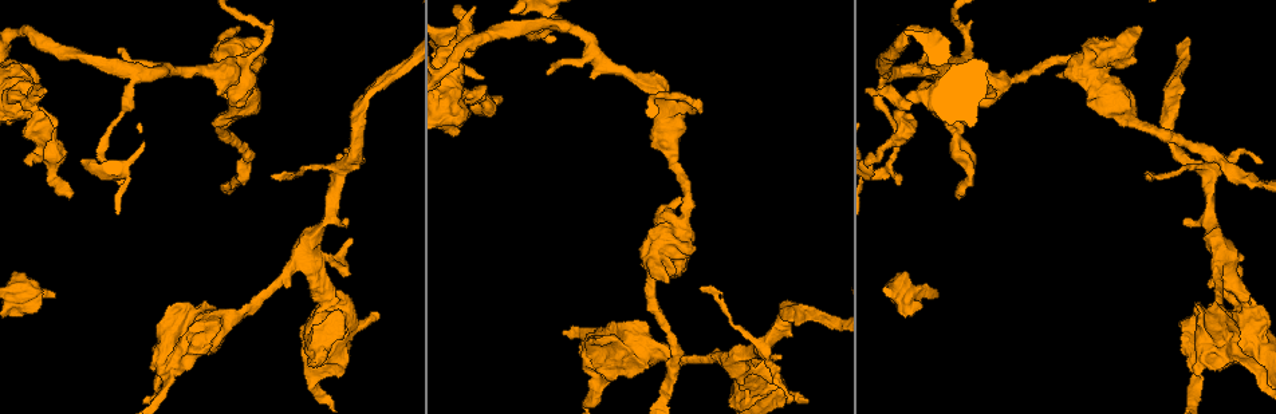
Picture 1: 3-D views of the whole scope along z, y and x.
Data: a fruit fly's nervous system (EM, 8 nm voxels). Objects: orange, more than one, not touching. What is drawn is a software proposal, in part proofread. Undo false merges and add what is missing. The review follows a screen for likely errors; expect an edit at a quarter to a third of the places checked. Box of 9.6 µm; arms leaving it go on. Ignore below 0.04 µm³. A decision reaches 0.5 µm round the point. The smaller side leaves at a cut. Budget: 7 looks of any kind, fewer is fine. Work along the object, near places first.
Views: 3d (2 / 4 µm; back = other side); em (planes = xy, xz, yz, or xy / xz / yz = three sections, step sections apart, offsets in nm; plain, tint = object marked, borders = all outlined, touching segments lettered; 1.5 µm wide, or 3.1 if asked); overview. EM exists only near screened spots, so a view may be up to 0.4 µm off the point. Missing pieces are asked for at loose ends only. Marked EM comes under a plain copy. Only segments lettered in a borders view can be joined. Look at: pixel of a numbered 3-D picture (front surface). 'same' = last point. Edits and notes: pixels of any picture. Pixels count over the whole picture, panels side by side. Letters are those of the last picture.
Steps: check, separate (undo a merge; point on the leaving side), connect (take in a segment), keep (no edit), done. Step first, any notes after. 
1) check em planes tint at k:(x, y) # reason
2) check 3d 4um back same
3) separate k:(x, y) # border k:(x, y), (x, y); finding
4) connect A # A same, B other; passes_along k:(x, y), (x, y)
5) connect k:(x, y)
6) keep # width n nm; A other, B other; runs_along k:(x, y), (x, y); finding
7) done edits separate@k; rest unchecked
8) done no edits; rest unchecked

check em planes tint at 1:(937, 297) # an open end

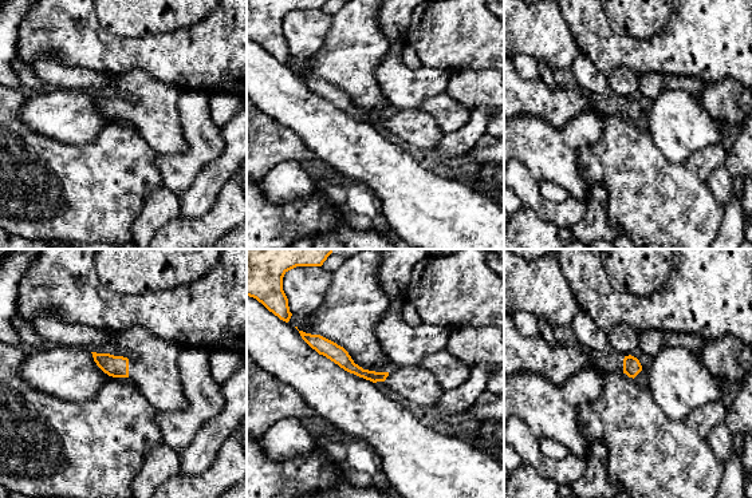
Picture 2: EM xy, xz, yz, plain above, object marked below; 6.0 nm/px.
check em planes borders same # see the neighbours

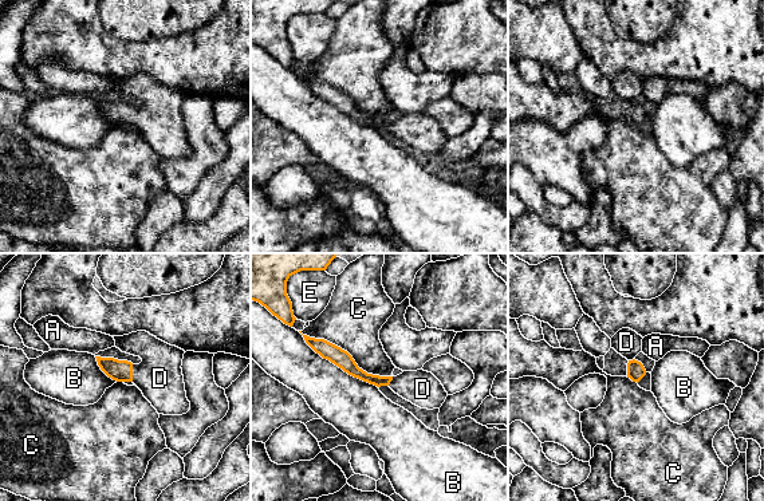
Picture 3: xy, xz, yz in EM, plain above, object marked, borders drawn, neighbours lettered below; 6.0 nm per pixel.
connect D # A other, B other, C other, D same, E other; the neuron continues

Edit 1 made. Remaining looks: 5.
check overview

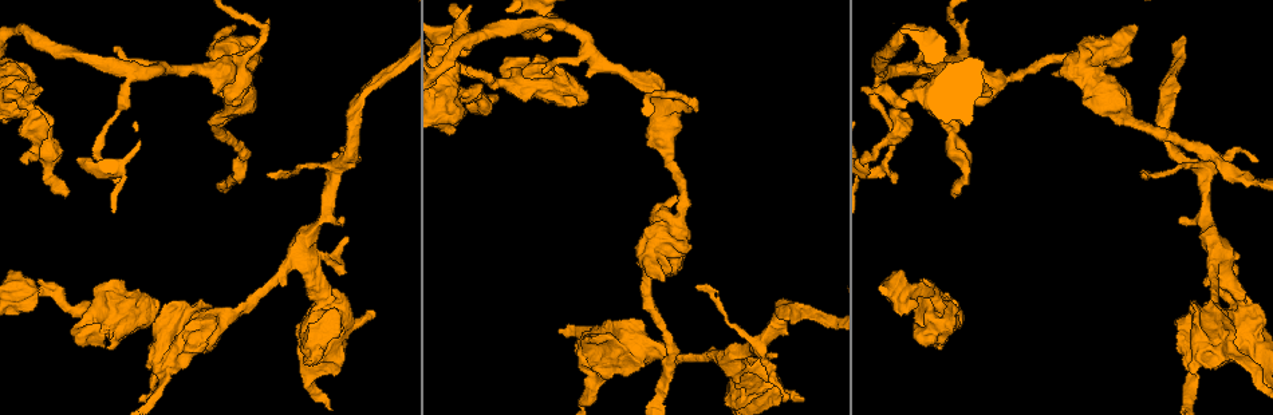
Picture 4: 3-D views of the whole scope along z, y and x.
check em planes tint at 4:(596, 385) # thick turns thin

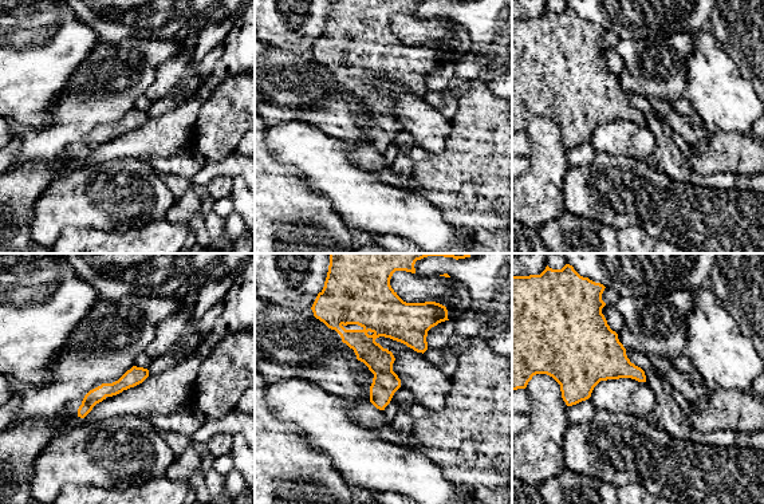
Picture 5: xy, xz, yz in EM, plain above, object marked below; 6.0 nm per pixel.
check em planes borders same # see the neighbours

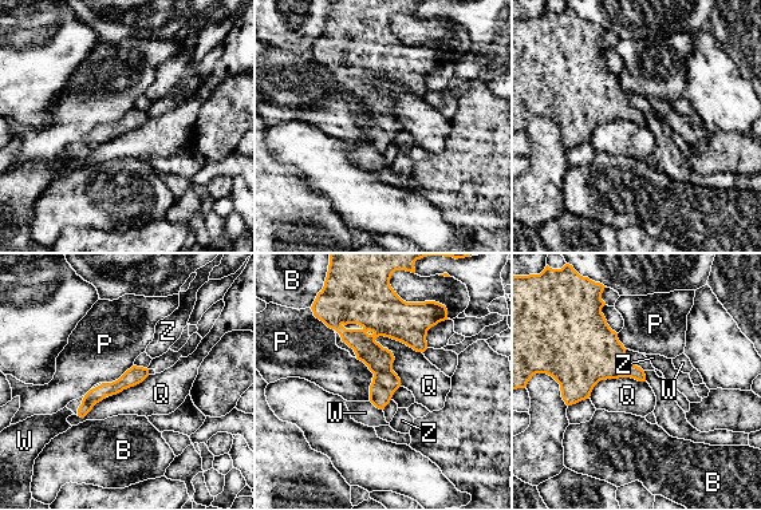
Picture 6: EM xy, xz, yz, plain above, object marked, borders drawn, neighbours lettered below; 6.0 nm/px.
keep # B other, P other, Q other, W other, Z other; border 6:(379, 335), (401, 386); continuous, no second neuron

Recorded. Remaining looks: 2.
check em xy step 4 borders at 4:(348, 237) # tapers out

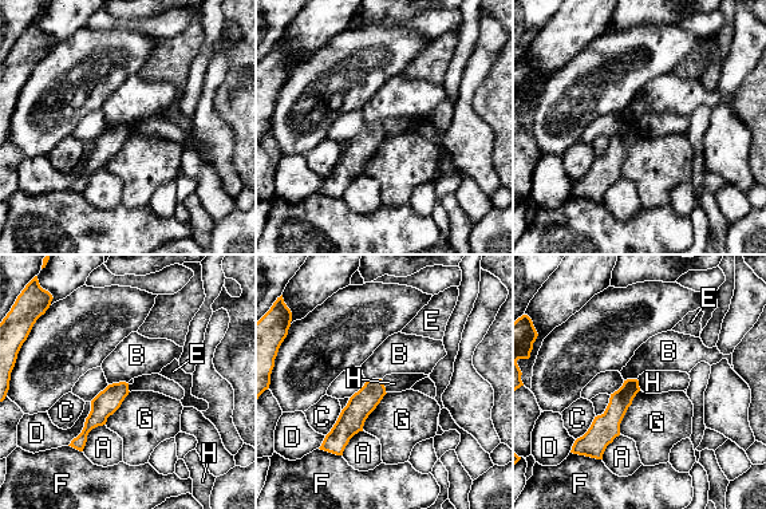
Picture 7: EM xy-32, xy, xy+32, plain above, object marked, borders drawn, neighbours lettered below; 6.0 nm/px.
keep # A other, B other, C other, D other, E other, F other, G other, H other; runs_along 7:(378, 382), (339, 435), (339, 449); no lettered segment goes on from it

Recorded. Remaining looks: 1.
done edits connect@3; rest unchecked

